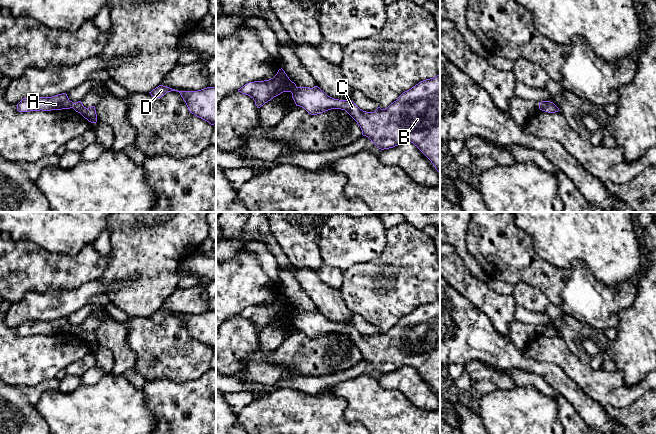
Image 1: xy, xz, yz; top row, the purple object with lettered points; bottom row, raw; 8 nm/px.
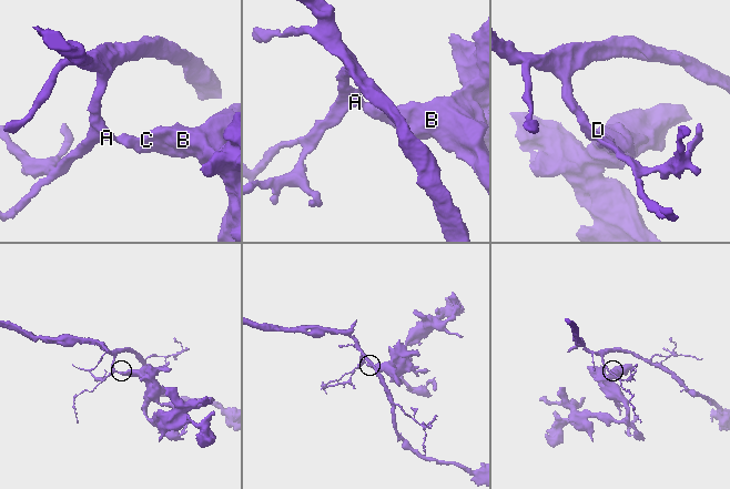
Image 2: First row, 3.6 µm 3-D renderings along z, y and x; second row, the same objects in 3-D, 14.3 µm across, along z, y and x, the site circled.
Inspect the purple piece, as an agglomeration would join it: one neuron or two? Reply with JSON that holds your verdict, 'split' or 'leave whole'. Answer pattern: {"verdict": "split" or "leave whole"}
{"verdict": "split"}

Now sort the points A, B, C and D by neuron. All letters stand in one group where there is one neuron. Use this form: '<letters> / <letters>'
A / B C D

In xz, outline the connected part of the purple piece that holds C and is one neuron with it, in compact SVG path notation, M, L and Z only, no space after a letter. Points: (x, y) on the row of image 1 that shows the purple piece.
M440 75L419 82L403 92L387 108L378 107L374 112L363 111L351 100L334 99L318 86L296 87L292 98L296 106L304 108L311 115L331 109L345 110L360 126L362 135L381 150L393 148L403 142L413 143L440 173Z

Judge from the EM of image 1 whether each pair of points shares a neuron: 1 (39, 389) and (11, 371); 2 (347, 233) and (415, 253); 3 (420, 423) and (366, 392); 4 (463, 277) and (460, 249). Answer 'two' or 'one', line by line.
1: two
2: two
3: one
4: two

